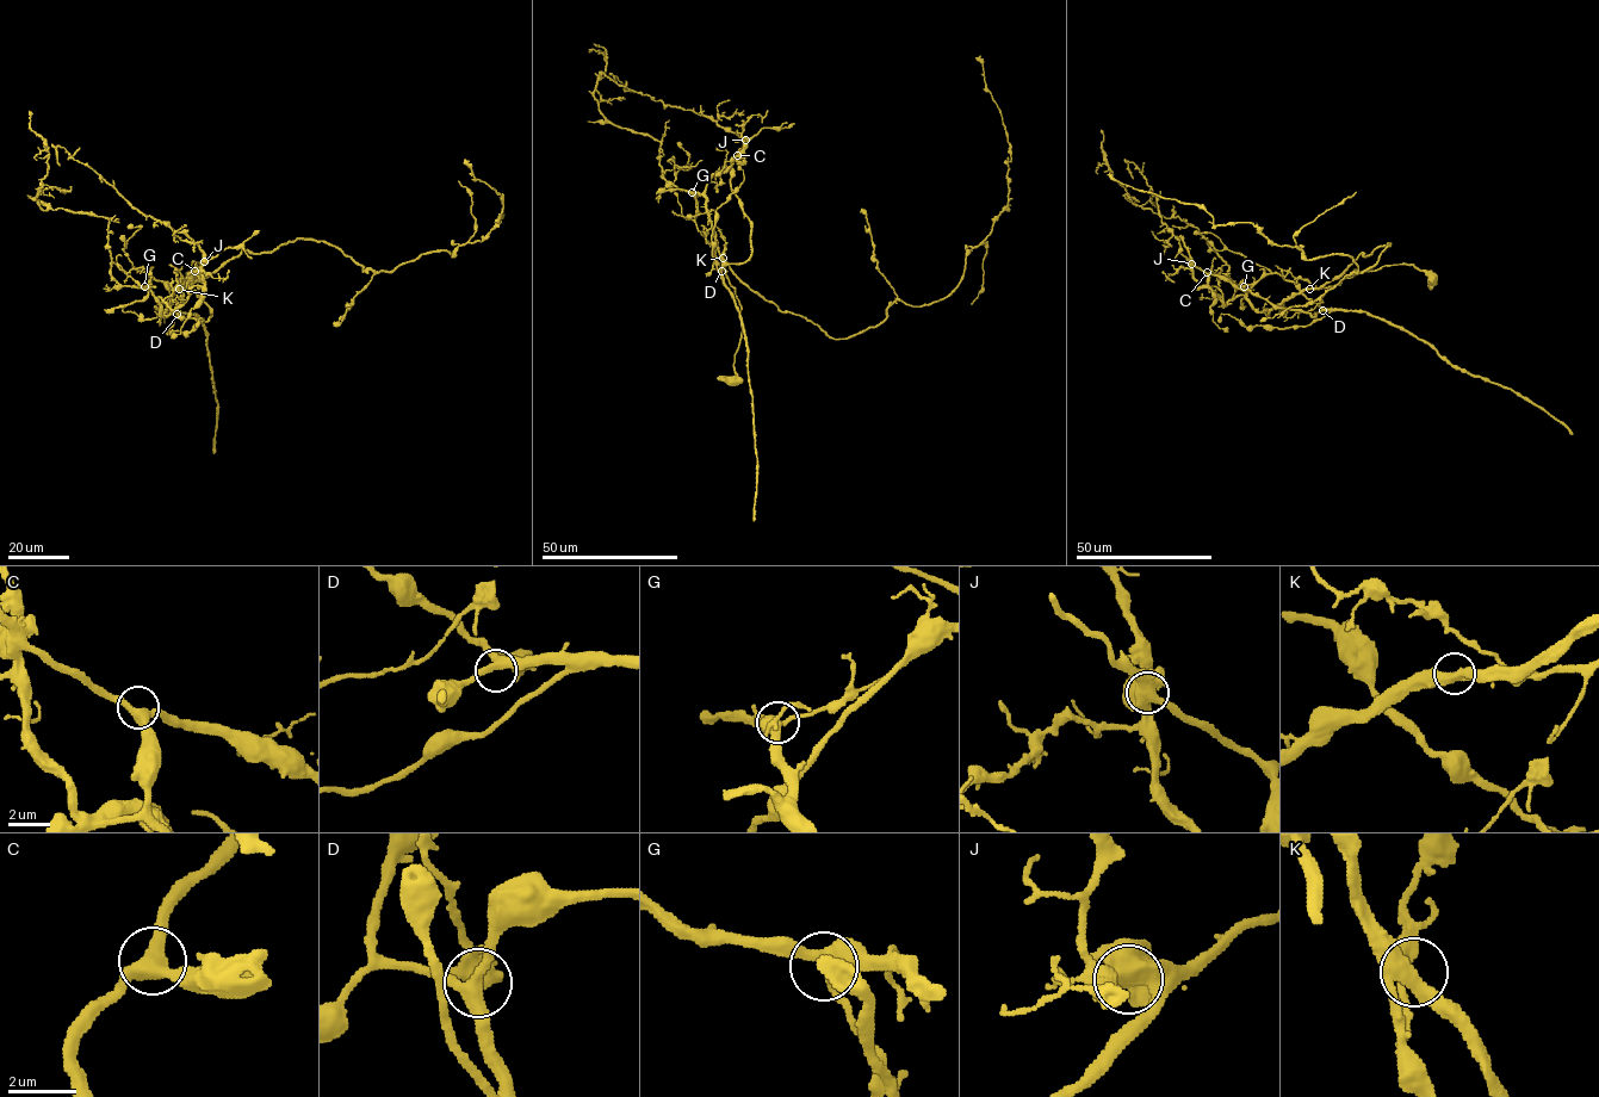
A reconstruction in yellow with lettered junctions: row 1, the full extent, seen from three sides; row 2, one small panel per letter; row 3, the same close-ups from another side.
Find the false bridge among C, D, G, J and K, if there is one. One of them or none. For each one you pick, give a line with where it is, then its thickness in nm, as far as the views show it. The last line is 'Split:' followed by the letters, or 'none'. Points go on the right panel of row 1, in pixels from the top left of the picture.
J: (1191, 264) | 650 nm
Split: J

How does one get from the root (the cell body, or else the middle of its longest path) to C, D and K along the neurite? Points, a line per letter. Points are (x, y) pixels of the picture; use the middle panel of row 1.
C: (731, 380), (741, 304), (705, 192), (717, 172), (744, 156), (737, 155)
D: (731, 380), (741, 304), (705, 198), (693, 192), (696, 228), (713, 247), (713, 267), (721, 271)
K: (731, 380), (742, 333), (741, 304), (726, 276), (723, 258)

